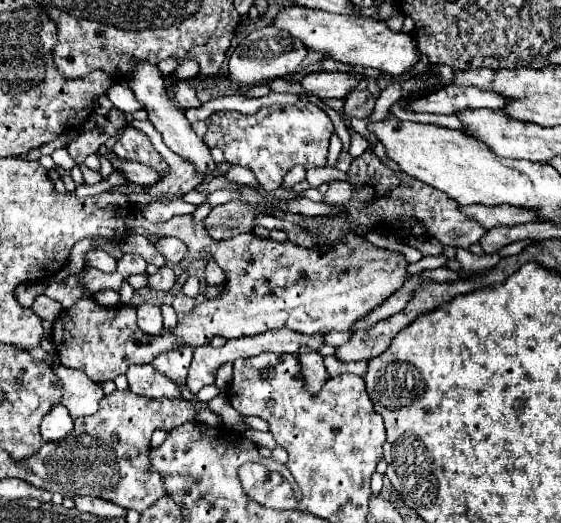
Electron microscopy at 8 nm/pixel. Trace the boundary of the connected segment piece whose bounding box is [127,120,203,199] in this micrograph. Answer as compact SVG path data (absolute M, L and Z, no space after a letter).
M133 120L127 126L142 130L149 136L155 150L170 167L169 175L165 175L159 185L142 186L147 191L147 195L151 195L153 199L179 199L183 193L189 193L191 189L195 189L195 185L203 181L203 175L199 175L195 167L191 167L191 163L187 163L185 159L179 159L179 155L175 155L167 148L161 134L150 121Z

